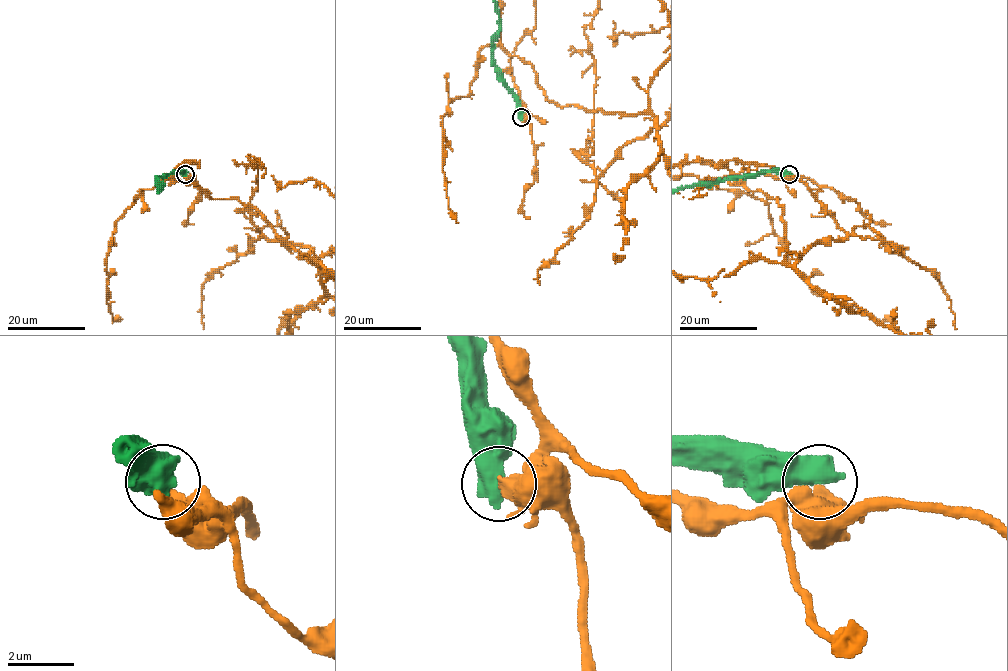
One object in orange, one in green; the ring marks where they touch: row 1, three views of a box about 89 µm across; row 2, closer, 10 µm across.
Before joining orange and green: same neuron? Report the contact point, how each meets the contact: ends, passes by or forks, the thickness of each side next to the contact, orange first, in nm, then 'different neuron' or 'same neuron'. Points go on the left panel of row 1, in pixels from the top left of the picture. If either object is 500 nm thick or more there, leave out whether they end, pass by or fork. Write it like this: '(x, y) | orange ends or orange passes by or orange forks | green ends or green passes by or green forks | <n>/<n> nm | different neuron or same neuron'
(185, 174) | 500/800 nm | different neuron

